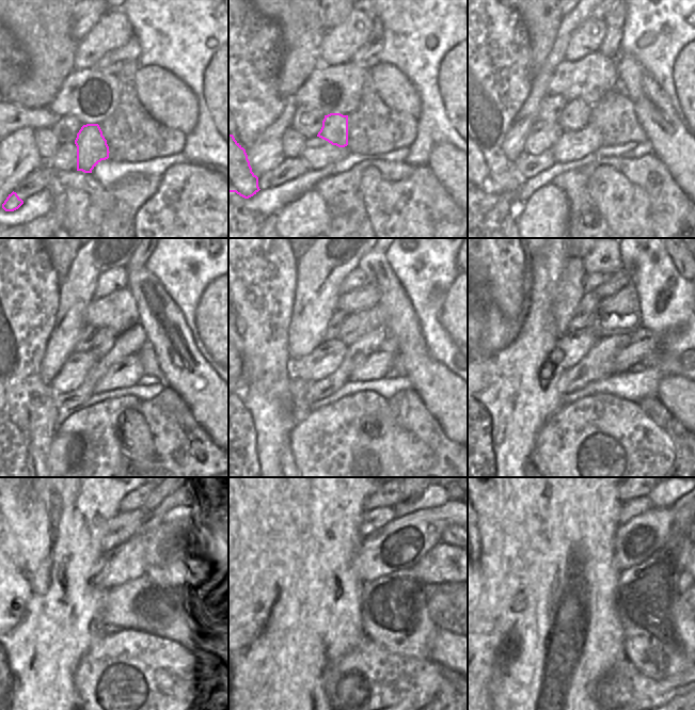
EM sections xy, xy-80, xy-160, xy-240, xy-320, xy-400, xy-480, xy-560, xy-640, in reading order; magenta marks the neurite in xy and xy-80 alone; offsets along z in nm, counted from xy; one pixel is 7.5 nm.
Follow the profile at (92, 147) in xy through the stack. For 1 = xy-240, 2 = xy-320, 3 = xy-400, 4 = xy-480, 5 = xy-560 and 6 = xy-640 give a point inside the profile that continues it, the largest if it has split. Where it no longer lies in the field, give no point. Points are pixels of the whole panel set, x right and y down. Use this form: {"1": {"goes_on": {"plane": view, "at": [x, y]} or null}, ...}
{"1": {"goes_on": {"plane": "xy-240", "at": [105, 338]}}, "2": {"goes_on": {"plane": "xy-320", "at": [357, 325]}}, "3": {"goes_on": {"plane": "xy-400", "at": [620, 314]}}, "4": {"goes_on": {"plane": "xy-480", "at": [154, 520]}}, "5": {"goes_on": {"plane": "xy-560", "at": [429, 499]}}, "6": {"goes_on": {"plane": "xy-640", "at": [661, 499]}}}

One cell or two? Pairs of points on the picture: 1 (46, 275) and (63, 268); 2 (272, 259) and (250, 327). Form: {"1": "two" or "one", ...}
{"1": "two", "2": "one"}

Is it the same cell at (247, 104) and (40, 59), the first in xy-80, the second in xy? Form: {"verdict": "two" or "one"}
{"verdict": "two"}

